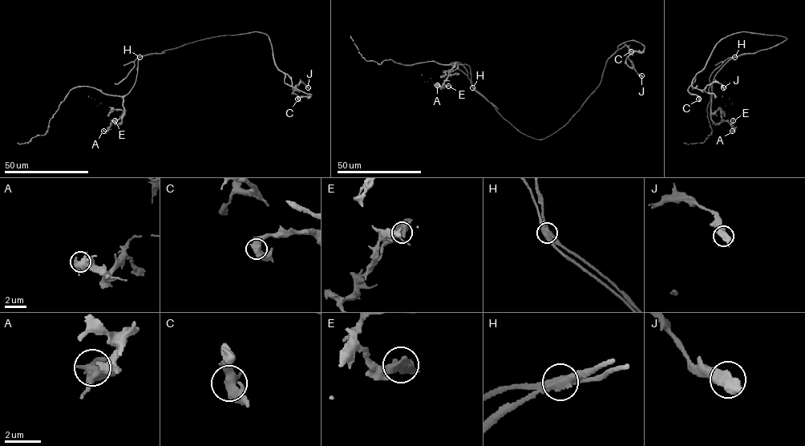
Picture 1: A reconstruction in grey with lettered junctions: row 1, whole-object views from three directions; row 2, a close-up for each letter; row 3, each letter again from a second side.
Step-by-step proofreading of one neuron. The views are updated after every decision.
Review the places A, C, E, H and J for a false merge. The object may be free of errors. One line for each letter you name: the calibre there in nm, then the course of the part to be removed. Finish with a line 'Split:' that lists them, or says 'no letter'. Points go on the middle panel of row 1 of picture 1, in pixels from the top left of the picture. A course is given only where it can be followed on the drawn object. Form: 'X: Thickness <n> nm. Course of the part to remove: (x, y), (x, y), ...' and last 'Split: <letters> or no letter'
H: Thickness 600 nm. Course of the part to remove: (472, 87), (467, 71), (458, 62), (447, 65), (433, 83)
Split: H

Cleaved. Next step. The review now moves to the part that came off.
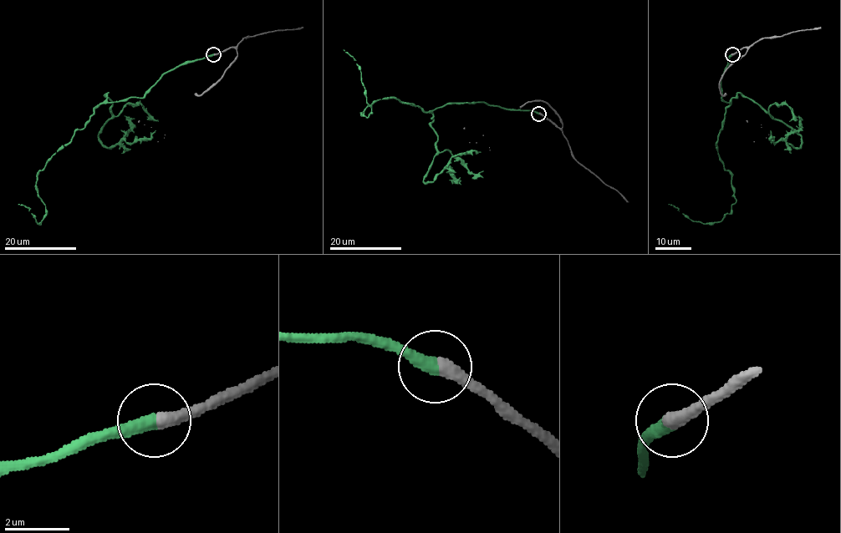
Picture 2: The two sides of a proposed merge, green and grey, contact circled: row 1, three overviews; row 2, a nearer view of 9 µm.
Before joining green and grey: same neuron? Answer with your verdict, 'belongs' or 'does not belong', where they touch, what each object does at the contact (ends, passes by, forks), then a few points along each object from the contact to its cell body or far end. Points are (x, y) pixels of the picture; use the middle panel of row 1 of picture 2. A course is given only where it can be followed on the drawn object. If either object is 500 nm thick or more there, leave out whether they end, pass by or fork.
belongs; at (538, 114); green ends there; grey ends there; green runs (538, 114), (485, 103), (425, 112), (388, 98), (369, 104), (361, 113), (367, 117), (360, 68), (344, 49); grey runs (539, 114), (562, 127), (560, 117), (545, 102), (528, 101), (520, 107), (490, 149), (489, 147)

